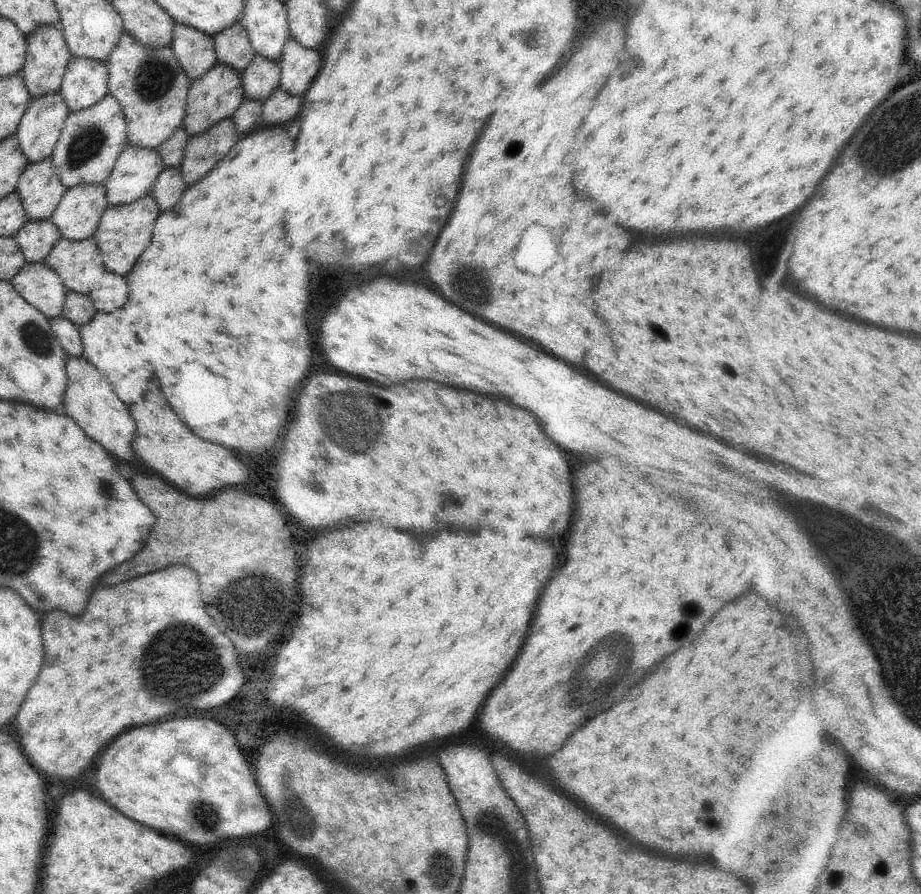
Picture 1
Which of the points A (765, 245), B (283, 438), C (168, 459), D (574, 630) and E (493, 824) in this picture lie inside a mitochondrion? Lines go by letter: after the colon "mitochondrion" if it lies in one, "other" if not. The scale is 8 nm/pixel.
A: mitochondrion
B: other
C: other
D: mitochondrion
E: mitochondrion

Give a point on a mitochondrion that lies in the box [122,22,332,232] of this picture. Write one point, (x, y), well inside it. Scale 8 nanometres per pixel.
(155, 79)

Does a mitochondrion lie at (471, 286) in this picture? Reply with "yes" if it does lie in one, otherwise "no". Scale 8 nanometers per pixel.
yes

